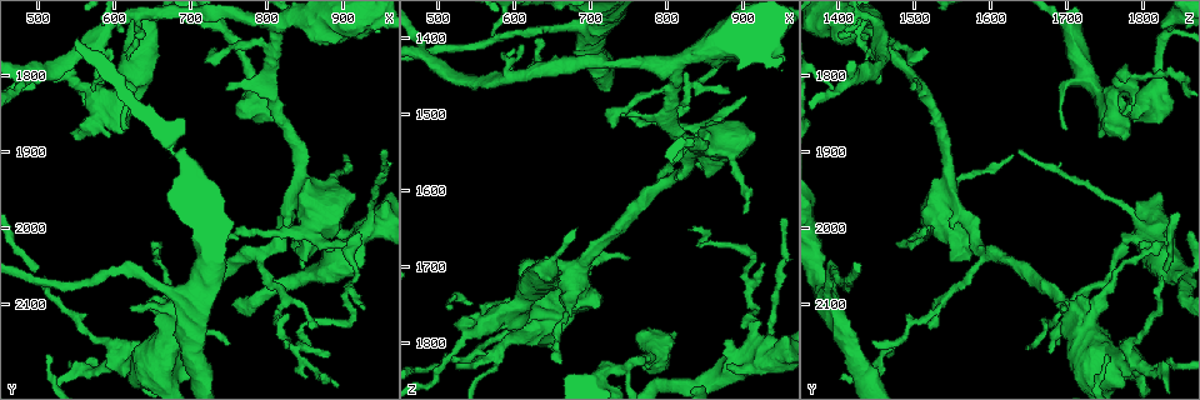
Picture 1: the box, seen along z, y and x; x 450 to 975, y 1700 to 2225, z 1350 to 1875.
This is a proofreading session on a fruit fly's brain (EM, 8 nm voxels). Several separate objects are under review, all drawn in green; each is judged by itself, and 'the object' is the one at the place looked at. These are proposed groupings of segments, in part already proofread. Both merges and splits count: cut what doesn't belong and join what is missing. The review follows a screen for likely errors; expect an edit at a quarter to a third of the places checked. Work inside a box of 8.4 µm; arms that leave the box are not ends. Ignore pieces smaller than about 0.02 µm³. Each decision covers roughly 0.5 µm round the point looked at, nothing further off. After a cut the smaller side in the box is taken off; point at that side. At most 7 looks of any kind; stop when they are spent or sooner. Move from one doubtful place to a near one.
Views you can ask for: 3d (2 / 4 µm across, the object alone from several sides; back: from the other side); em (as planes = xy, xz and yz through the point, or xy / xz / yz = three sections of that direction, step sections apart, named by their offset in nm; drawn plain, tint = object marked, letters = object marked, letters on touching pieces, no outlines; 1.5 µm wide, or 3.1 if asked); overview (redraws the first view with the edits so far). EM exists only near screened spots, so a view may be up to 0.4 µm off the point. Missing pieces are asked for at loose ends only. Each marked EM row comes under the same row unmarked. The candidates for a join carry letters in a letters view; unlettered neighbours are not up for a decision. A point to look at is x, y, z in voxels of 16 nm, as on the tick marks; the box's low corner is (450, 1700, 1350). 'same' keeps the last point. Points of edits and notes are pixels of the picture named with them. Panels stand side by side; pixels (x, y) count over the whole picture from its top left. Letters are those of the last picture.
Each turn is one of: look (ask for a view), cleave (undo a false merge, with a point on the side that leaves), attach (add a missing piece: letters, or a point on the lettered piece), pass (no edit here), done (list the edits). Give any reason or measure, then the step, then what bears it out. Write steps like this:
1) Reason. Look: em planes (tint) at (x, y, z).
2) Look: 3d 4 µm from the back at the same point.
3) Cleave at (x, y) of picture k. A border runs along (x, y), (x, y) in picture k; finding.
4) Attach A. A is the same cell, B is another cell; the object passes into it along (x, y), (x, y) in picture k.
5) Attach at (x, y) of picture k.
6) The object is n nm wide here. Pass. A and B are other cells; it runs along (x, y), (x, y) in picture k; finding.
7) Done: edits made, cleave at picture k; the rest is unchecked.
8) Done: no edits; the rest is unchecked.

Thin neck. Look: 3d 2 µm from the back at (520, 1795, 1820).

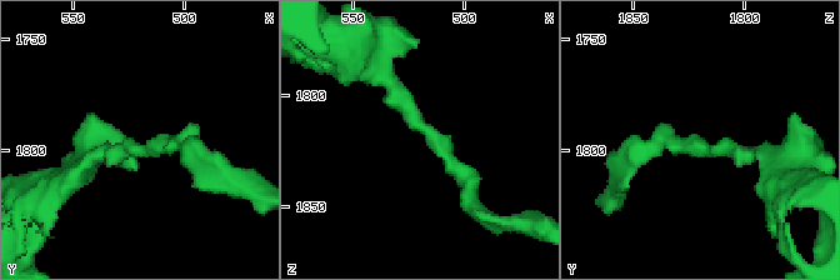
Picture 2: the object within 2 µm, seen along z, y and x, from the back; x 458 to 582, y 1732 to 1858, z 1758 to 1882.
Shape alone is not enough. Look: em xy step 8 (tint) at (518, 1797, 1816).

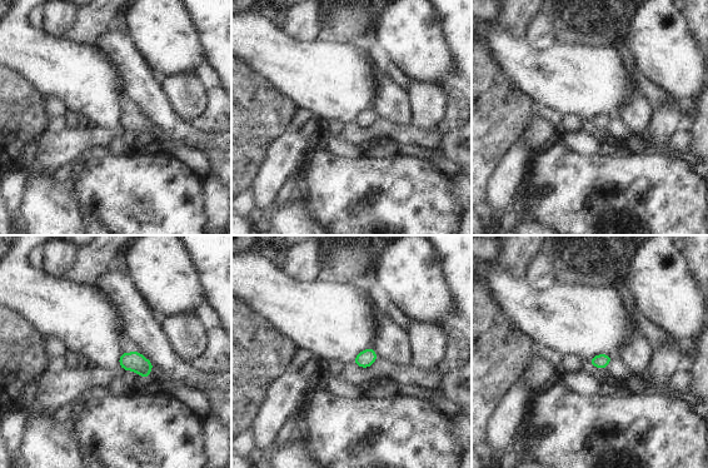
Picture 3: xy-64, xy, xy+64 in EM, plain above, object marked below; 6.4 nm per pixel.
Cut it another way. Look: em planes (letters) at the same point.

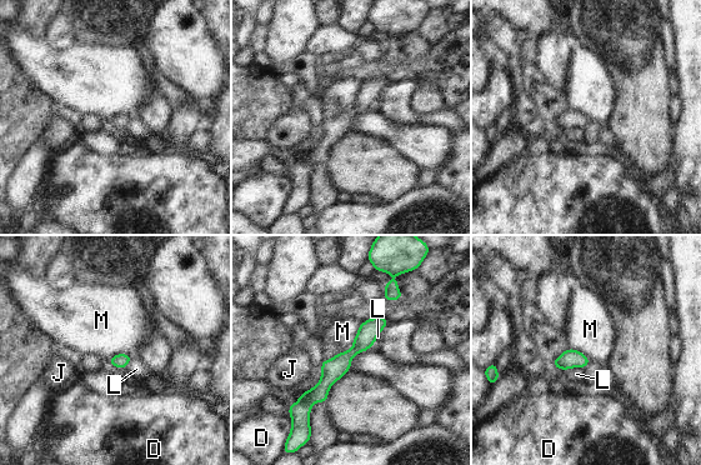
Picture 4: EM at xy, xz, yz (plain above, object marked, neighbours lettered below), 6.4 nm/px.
The object is 100 nm wide here. Pass. D, J, L and M are other cells; it runs along (382, 321), (304, 413) in picture 4; all the same neuron.

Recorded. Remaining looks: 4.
Free end. Look: em xy step 4 (tint) at (750, 1815, 1500).

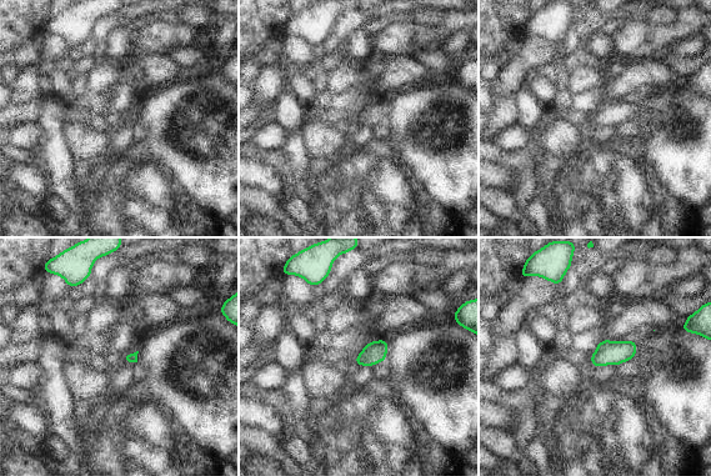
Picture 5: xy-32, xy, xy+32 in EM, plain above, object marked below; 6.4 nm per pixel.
Look: em xy step 4 (letters) at the same point.

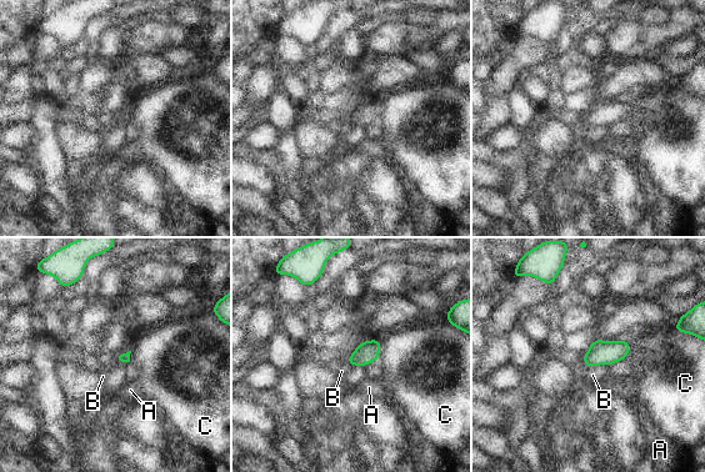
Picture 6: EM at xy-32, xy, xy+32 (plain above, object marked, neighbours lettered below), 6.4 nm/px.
Pass. A, B and C are other cells; a border runs along (584, 363), (608, 366) in picture 6; no lettered piece goes on from it.

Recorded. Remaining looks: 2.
Four or more arms meet. Look: em planes (letters) at (680, 2115, 1710).

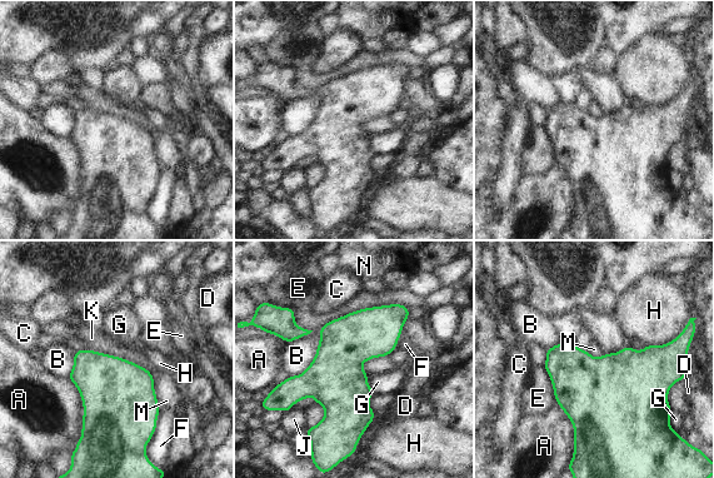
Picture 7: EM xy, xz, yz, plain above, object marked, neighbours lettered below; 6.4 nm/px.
Pass. A, B, C, D, E, F, G, H, J, K, M and N are other cells; a border runs along (68, 378), (83, 406), (71, 453) in picture 7; continuous, no second neuron.

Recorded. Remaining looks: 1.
Done: no edits; the rest is unchecked.

